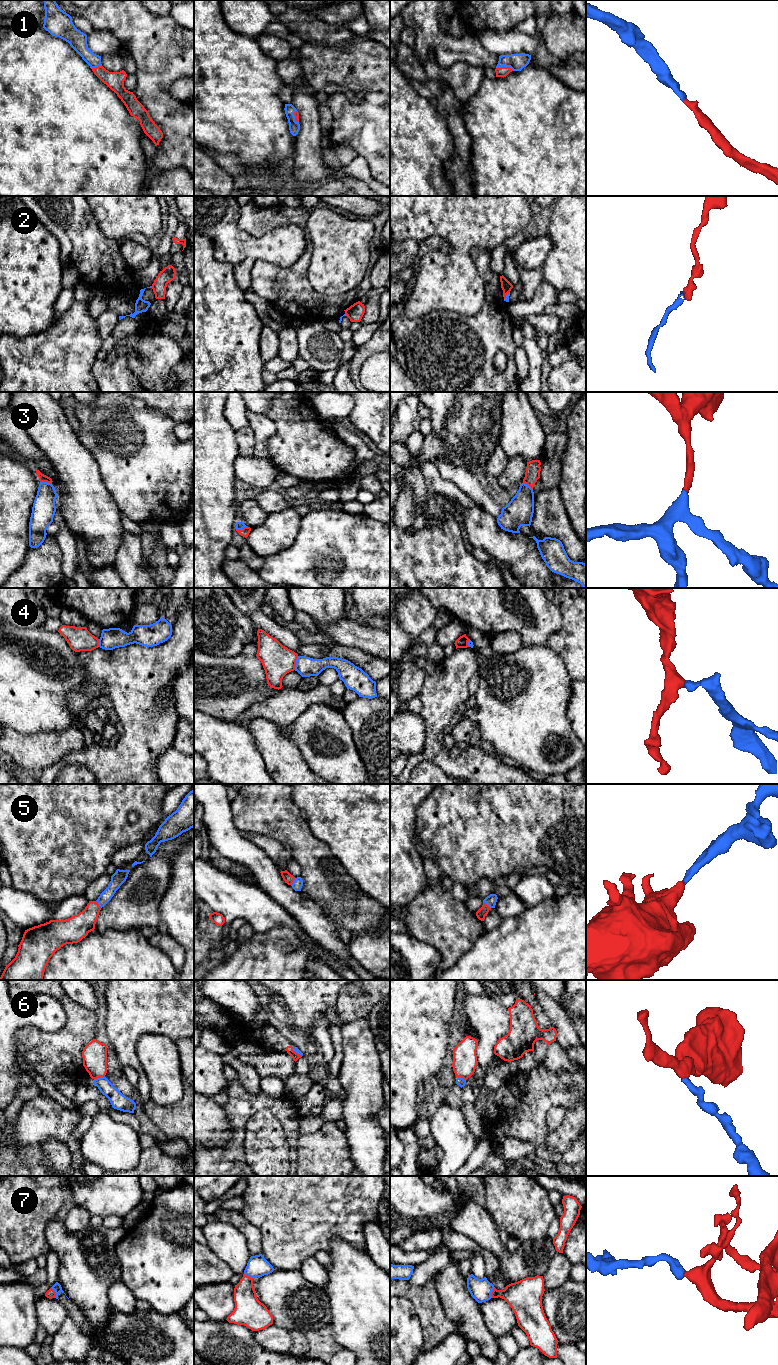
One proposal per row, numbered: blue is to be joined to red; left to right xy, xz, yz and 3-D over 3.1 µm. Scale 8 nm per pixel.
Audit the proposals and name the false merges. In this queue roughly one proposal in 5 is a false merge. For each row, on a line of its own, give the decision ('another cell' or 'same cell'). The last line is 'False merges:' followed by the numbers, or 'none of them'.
1: same cell
2: another cell
3: same cell
4: another cell
5: same cell
6: another cell
7: same cell
False merges: 2, 4, 6

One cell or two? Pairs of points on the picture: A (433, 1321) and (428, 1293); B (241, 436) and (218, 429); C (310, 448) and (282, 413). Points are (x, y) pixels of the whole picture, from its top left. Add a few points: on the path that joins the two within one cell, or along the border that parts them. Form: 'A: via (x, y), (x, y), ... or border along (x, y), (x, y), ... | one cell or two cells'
A: via (431, 1314), (428, 1300) | one cell
B: border along (235, 431), (235, 440), (240, 452) | two cells
C: via (301, 439), (299, 430), (291, 422) | one cell

